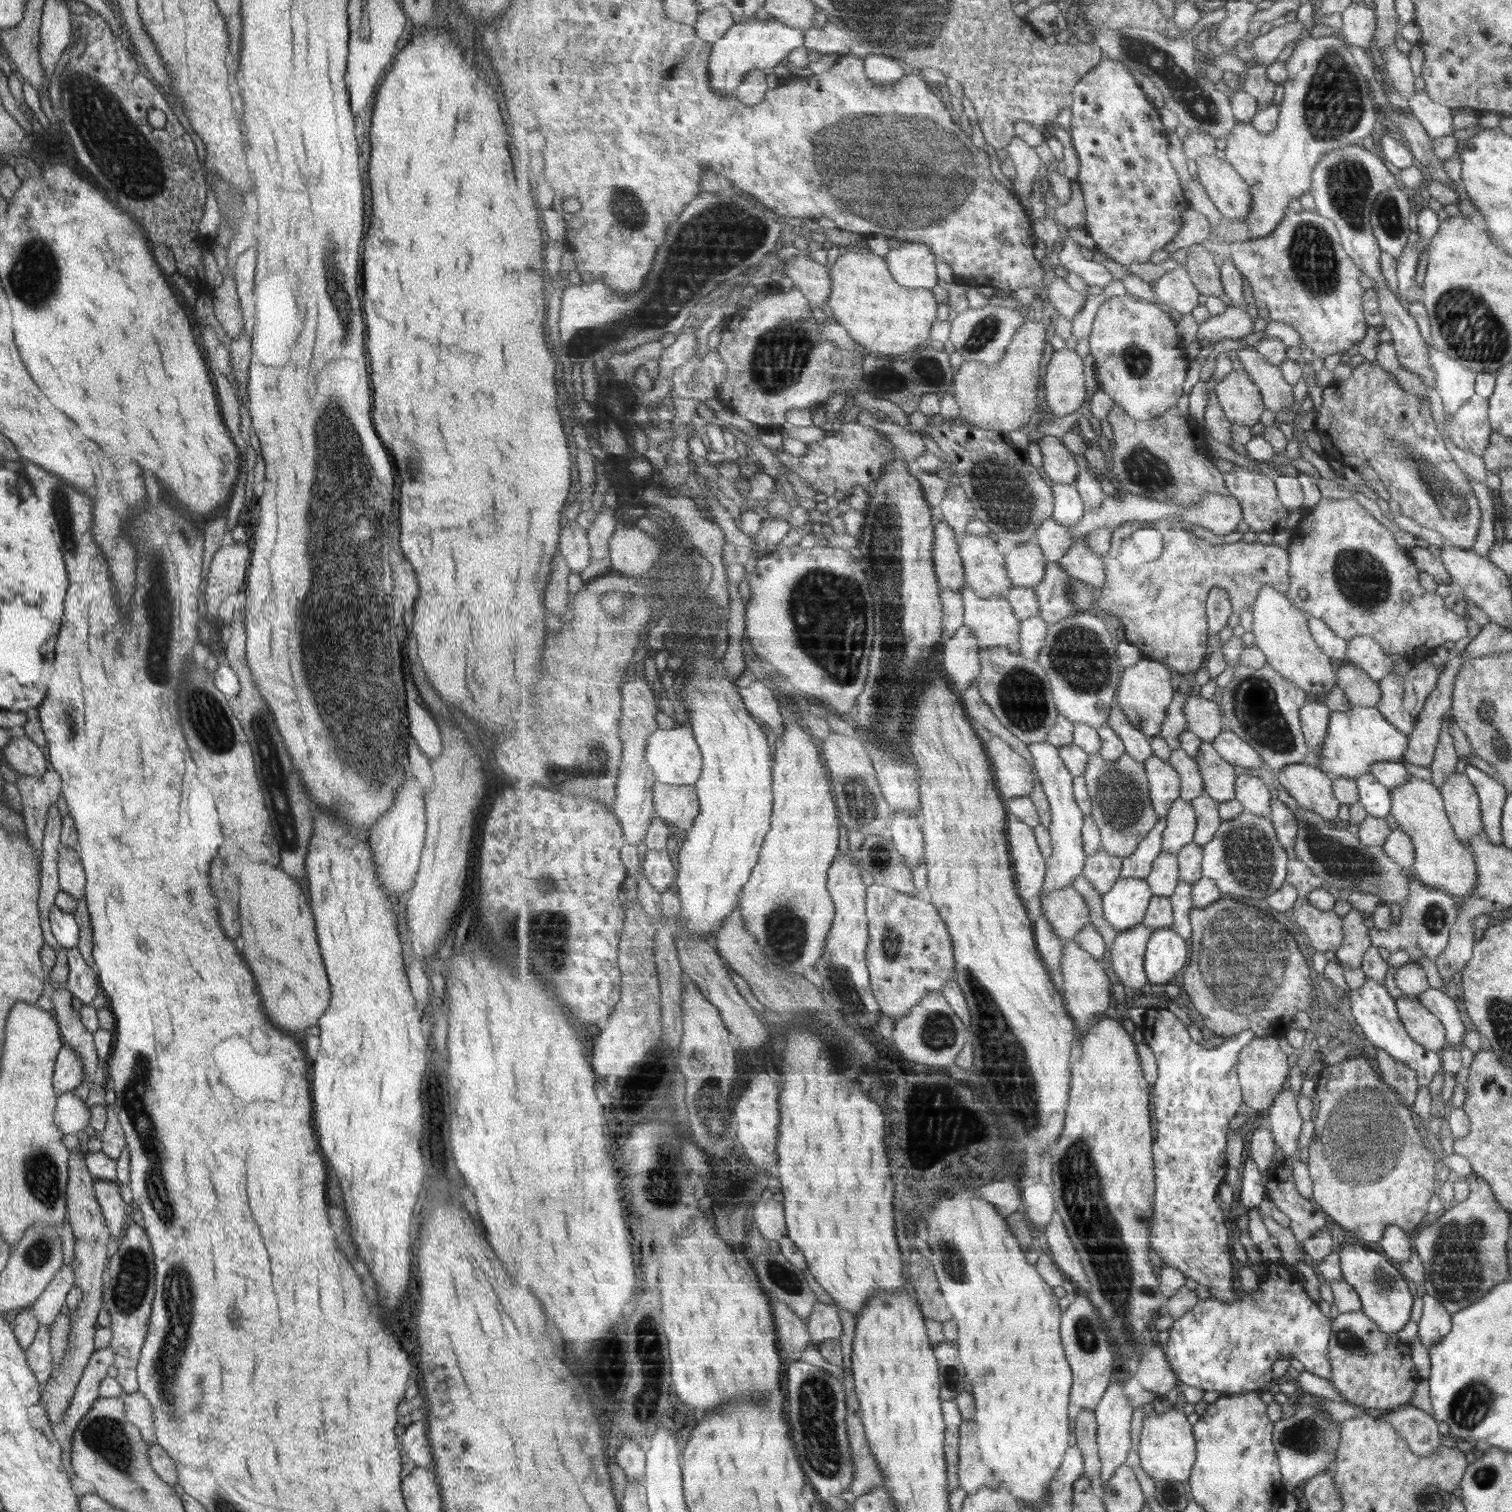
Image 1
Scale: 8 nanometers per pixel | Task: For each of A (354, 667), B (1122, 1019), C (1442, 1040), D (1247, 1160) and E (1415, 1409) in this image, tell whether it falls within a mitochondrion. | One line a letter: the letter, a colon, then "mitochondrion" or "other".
A: mitochondrion
B: other
C: other
D: other
E: other

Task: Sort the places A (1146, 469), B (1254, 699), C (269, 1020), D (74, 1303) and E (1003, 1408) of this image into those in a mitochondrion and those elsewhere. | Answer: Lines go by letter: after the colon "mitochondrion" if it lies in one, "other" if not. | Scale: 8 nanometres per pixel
A: mitochondrion
B: mitochondrion
C: other
D: other
E: other

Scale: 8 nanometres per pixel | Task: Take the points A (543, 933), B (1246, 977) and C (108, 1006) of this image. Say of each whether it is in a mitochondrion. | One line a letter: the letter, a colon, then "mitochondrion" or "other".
A: mitochondrion
B: mitochondrion
C: other

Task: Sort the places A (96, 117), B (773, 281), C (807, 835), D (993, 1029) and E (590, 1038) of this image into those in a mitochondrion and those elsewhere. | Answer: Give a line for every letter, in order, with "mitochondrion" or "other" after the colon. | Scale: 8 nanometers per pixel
A: mitochondrion
B: other
C: other
D: mitochondrion
E: other

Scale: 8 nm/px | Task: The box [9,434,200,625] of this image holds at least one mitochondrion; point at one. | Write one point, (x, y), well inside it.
(61, 508)

